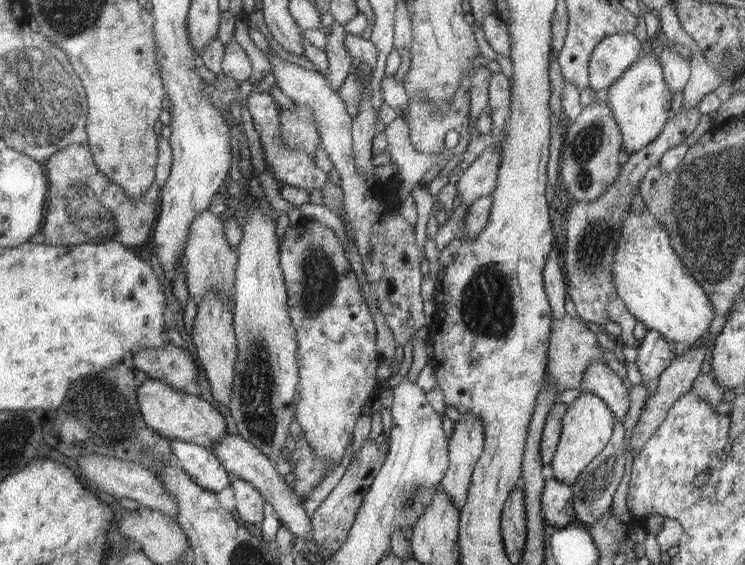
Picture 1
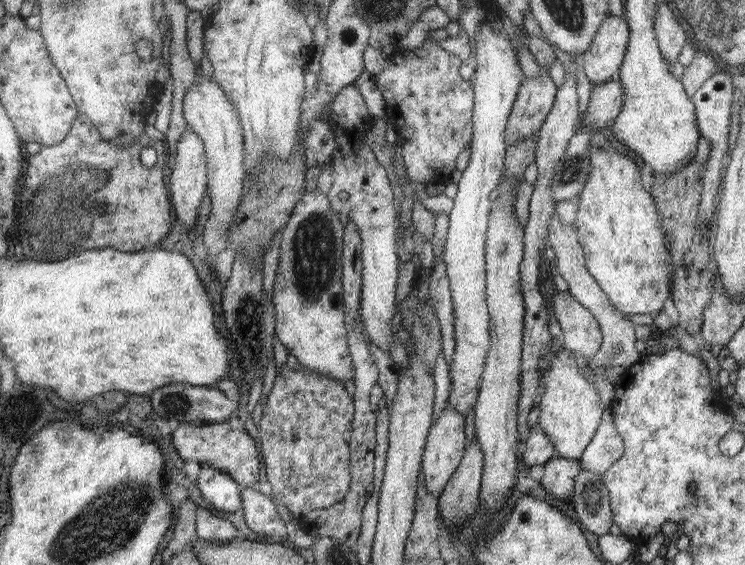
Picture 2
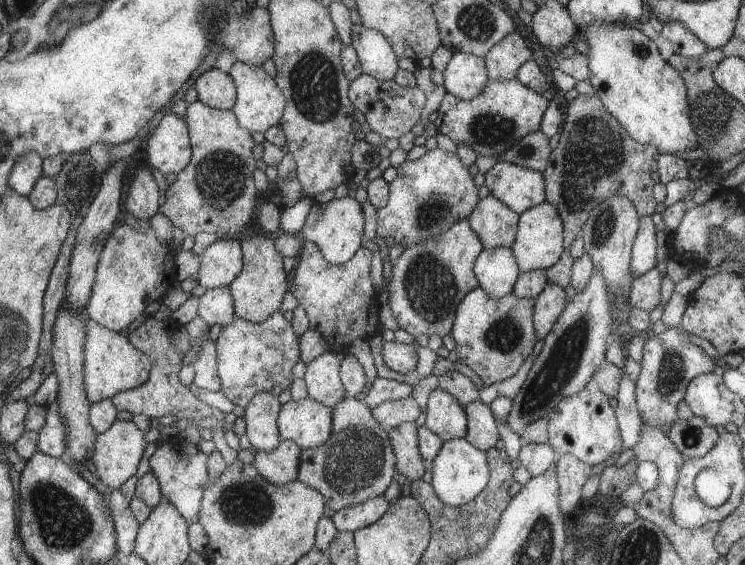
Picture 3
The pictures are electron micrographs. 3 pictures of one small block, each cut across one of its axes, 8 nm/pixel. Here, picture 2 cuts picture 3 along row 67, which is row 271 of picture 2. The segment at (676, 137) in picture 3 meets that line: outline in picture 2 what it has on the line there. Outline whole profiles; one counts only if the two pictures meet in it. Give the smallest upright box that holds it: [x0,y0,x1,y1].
[573,148,674,314]

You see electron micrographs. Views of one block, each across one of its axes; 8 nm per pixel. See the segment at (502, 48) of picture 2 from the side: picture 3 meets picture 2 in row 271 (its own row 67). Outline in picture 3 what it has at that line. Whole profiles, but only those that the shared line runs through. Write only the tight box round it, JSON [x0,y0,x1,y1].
[443,52,490,100]

